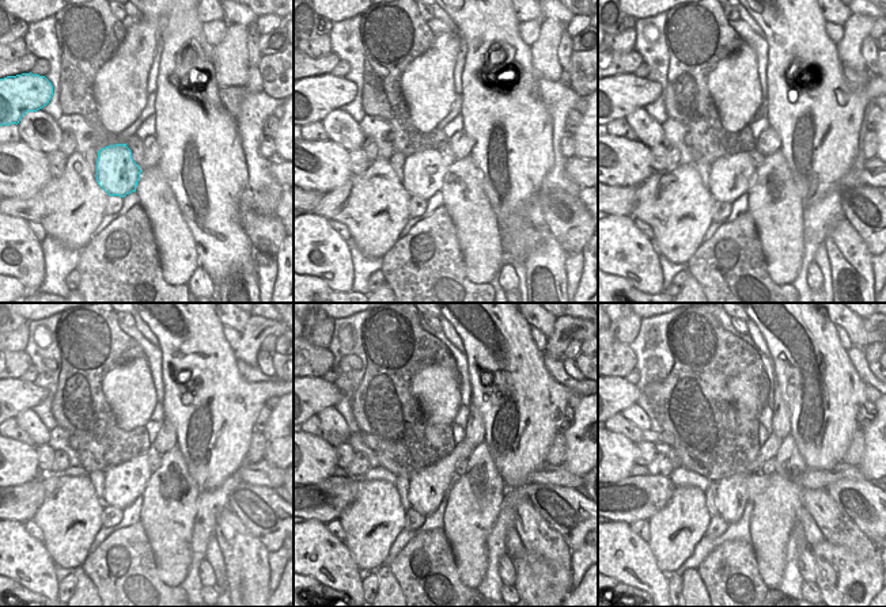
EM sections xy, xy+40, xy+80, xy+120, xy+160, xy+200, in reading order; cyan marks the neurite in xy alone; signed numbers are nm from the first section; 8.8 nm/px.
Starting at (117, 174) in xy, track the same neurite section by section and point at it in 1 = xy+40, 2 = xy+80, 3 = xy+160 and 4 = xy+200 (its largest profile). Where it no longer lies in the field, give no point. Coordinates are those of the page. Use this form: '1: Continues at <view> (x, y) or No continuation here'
1: Continues at xy+40 (424, 171)
2: Continues at xy+80 (731, 177)
3: Continues at xy+160 (427, 488)
4: Continues at xy+200 (731, 497)

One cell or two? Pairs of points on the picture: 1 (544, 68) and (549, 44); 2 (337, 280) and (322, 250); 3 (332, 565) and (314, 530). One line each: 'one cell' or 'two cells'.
1: one cell
2: one cell
3: one cell

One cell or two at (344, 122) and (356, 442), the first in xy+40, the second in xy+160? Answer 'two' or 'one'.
two

